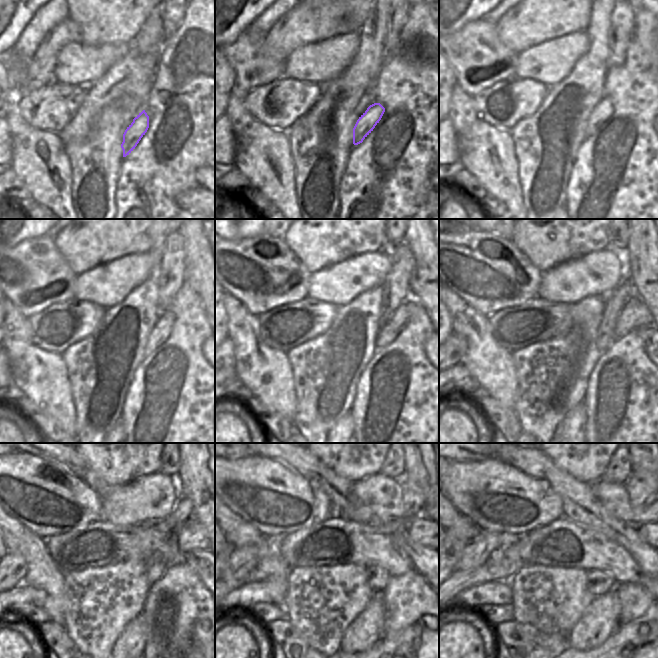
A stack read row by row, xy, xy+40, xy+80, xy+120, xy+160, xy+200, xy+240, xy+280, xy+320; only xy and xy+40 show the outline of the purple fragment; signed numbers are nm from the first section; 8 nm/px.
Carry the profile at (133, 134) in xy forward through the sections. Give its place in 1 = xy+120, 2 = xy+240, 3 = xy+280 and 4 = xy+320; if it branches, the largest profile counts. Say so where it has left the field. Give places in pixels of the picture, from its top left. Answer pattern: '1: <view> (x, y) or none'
1: xy+120 (162, 329)
2: xy+240 (191, 535)
3: xy+280 (418, 529)
4: xy+320 (642, 530)

